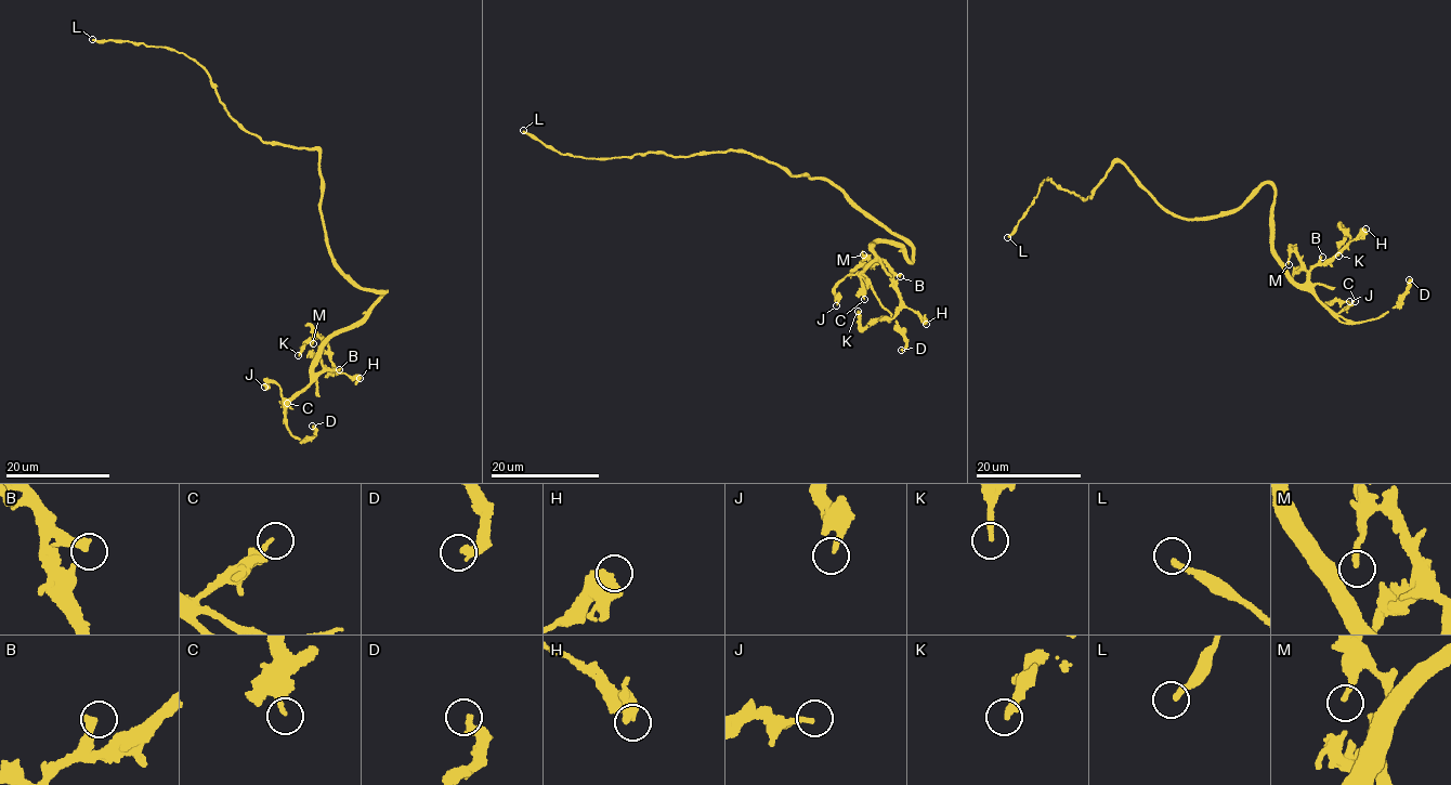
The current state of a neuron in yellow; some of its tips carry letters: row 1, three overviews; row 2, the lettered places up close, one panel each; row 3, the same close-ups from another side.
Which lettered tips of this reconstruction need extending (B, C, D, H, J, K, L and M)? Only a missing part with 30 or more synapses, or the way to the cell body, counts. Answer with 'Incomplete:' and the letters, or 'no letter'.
Incomplete: no letter

